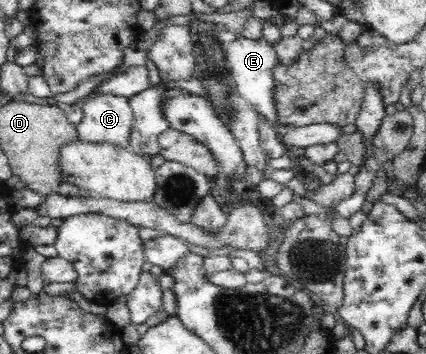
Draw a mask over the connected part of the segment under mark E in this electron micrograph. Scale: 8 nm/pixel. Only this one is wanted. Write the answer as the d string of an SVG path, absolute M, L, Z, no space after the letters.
M239 36L230 44L223 44L230 70L234 73L234 82L238 95L246 99L257 114L261 114L268 124L276 131L278 137L284 136L284 128L276 115L274 103L274 66L279 60L273 46L264 38L261 40L248 40Z

